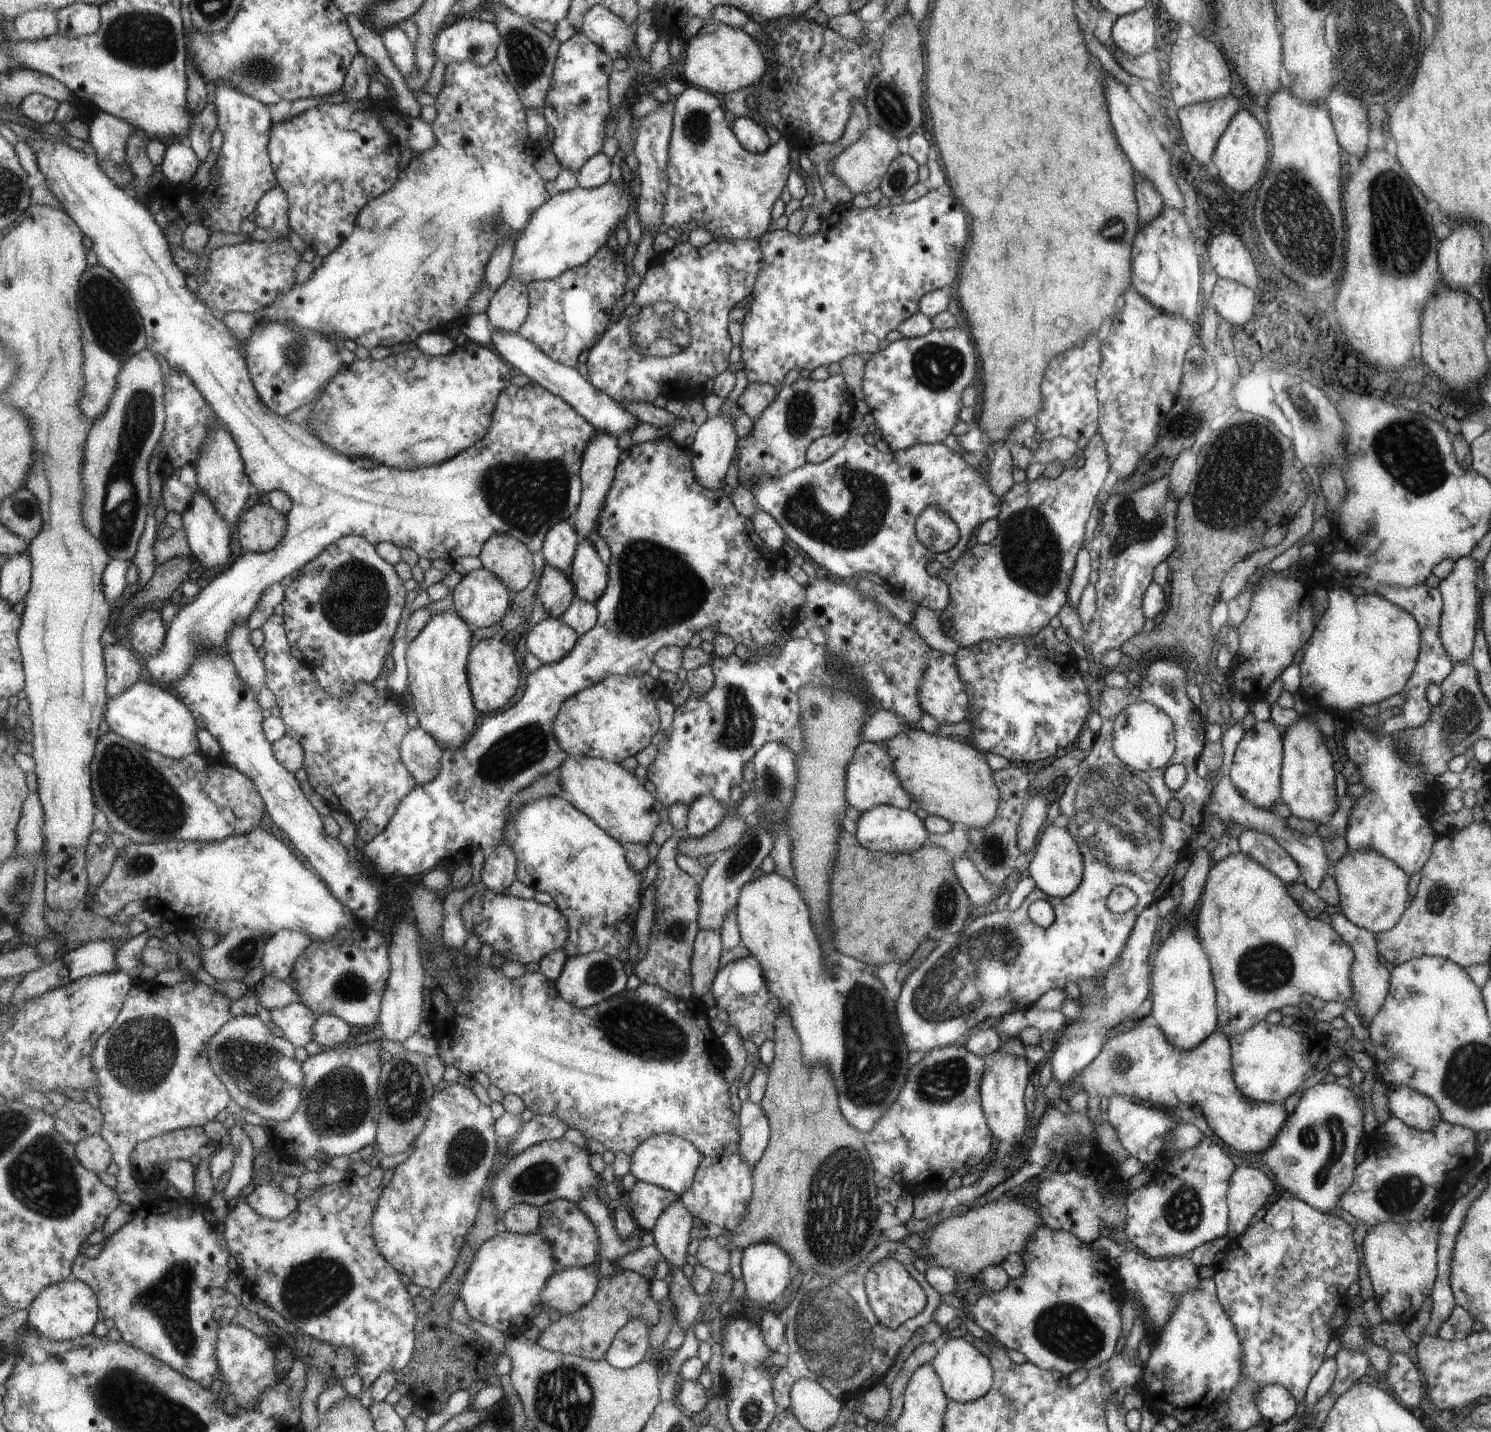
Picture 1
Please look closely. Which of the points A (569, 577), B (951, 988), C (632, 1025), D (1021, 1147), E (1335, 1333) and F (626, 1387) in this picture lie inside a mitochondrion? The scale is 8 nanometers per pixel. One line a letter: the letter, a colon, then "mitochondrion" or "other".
A: other
B: mitochondrion
C: mitochondrion
D: other
E: other
F: other

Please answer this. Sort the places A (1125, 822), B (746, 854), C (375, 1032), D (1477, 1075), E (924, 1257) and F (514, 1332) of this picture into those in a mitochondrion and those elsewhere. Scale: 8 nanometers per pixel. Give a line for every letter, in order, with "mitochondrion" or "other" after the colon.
A: mitochondrion
B: mitochondrion
C: other
D: mitochondrion
E: other
F: other

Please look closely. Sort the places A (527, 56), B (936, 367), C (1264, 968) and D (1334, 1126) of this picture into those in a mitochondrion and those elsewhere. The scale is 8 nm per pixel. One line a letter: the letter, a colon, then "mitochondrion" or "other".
A: mitochondrion
B: mitochondrion
C: mitochondrion
D: mitochondrion

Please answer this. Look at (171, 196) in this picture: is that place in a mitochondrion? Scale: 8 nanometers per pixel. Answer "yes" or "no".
no

